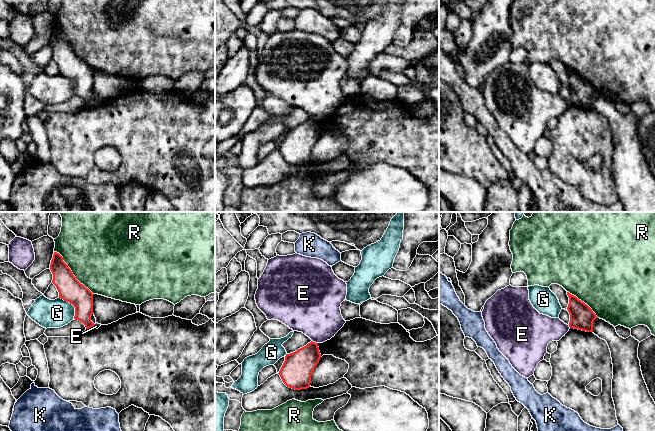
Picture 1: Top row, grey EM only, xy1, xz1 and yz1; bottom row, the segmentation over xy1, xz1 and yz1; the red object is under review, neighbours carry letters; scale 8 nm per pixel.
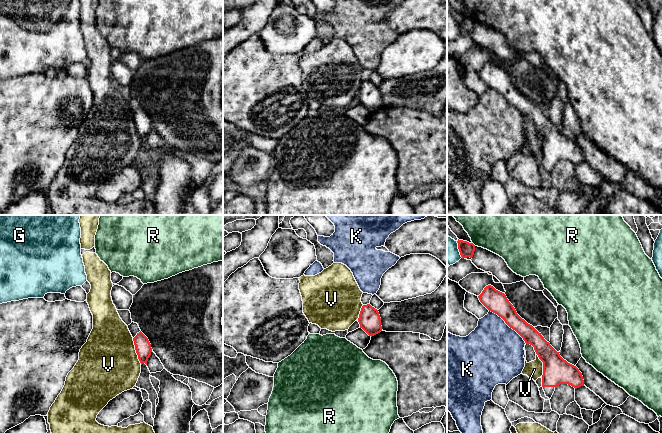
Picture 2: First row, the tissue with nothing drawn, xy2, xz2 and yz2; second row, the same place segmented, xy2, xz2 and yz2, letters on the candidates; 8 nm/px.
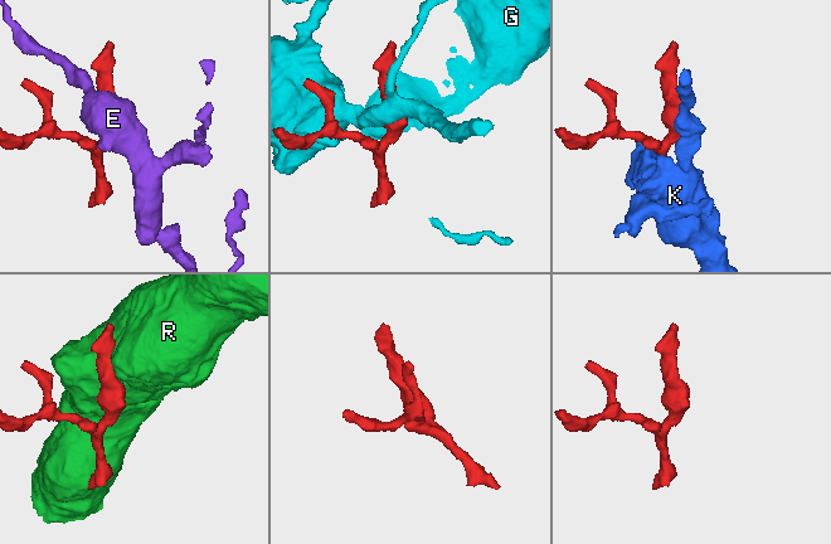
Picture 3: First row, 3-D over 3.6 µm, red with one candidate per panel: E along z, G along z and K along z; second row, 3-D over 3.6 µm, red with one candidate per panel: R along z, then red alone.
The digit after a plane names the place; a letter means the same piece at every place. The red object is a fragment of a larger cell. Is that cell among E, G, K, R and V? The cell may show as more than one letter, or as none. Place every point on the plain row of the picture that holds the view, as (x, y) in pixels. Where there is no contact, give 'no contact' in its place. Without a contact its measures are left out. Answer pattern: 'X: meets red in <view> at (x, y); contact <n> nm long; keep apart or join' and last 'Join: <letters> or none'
E: meets red in xz1 at (314, 118); contact 50 nm long; keep apart
G: meets red in xy1 at (72, 80); contact 220 nm long; keep apart
K: meets red in yz2 at (508, 101); contact 400 nm long; keep apart
R: meets red in xy1 at (71, 48); contact 480 nm long; keep apart
V: meets red in xy2 at (136, 127); contact 220 nm long; keep apart
Join: none

